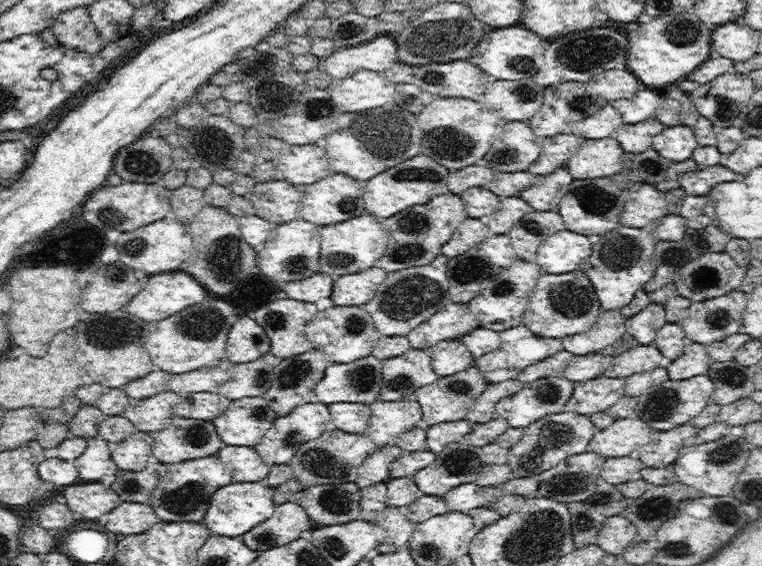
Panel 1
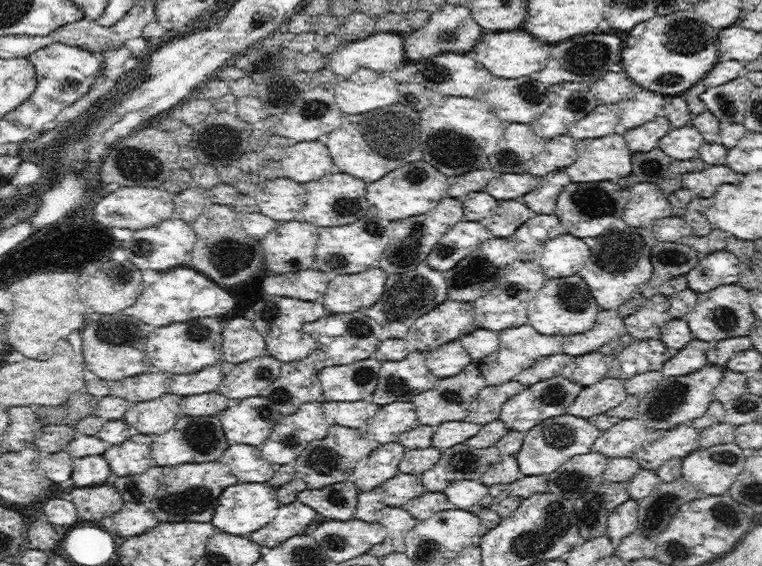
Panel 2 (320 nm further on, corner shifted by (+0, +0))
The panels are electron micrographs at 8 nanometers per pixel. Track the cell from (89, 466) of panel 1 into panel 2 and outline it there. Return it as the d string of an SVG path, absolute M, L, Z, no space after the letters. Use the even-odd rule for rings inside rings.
M103 455L73 457L71 479L76 487L92 487L106 483L111 468Z

